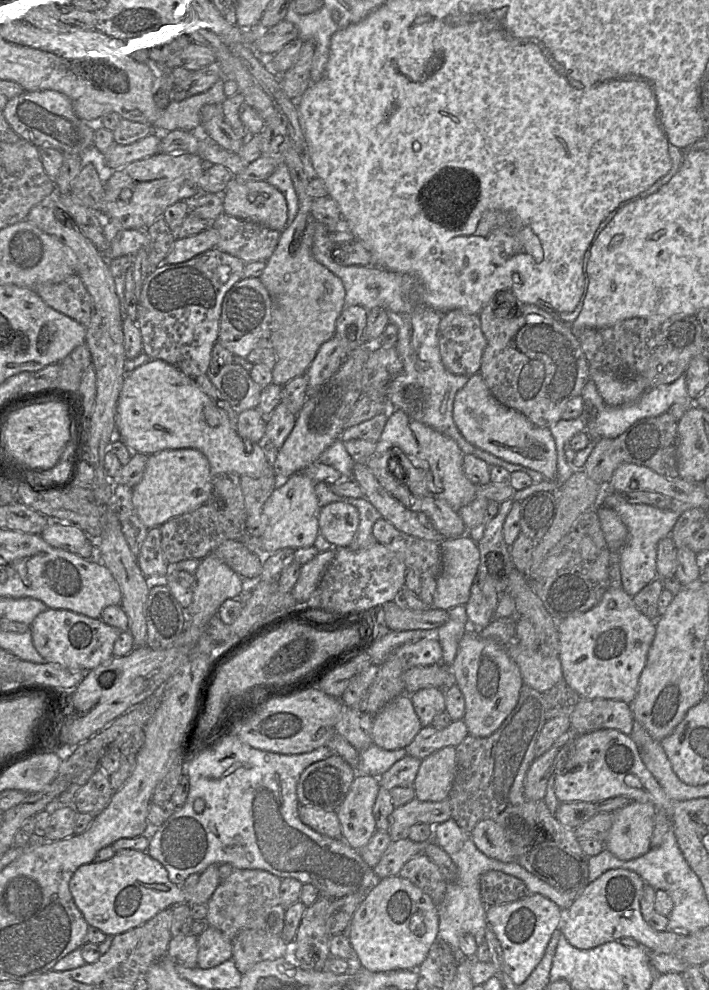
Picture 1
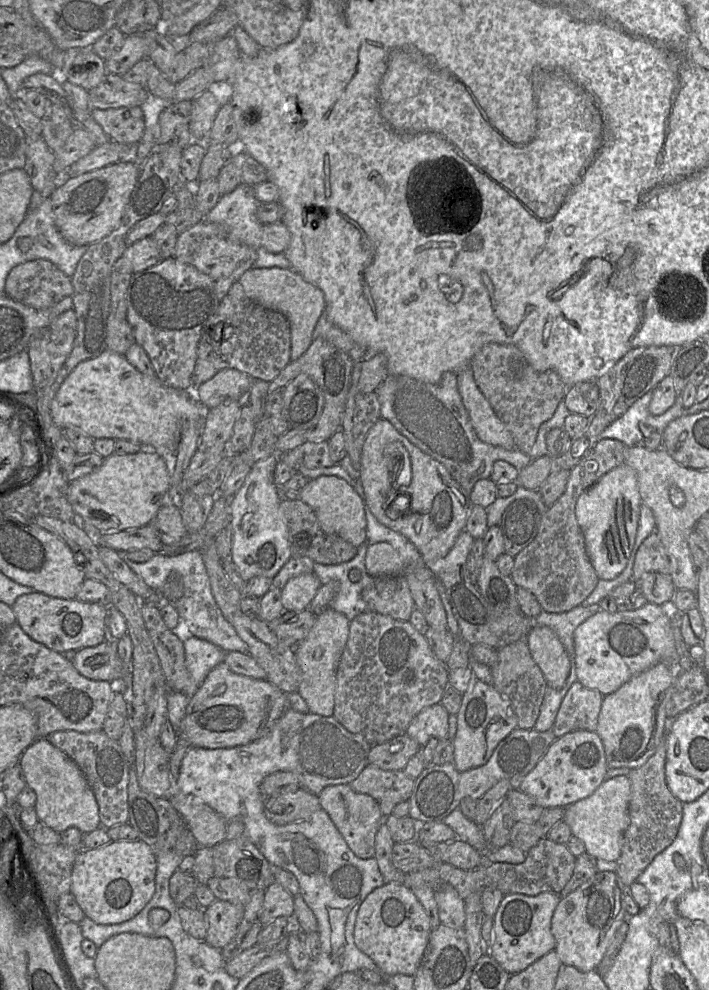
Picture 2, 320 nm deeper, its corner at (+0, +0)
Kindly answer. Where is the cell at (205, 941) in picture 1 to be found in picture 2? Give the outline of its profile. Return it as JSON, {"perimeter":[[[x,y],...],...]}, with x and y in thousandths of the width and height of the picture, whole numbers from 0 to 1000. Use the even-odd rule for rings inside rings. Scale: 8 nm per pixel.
{"perimeter":[[[303,908],[288,921],[292,929],[288,949],[298,957],[313,959],[333,944],[344,924],[344,915]]]}

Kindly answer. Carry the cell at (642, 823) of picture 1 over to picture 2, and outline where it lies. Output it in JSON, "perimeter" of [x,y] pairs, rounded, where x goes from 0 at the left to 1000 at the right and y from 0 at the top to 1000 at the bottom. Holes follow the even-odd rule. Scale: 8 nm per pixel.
{"perimeter":[[[873,783],[852,788],[832,804],[797,815],[794,829],[804,835],[807,843],[824,852],[827,862],[841,868],[870,870],[876,863],[880,840],[887,834],[889,802],[886,784]]]}

